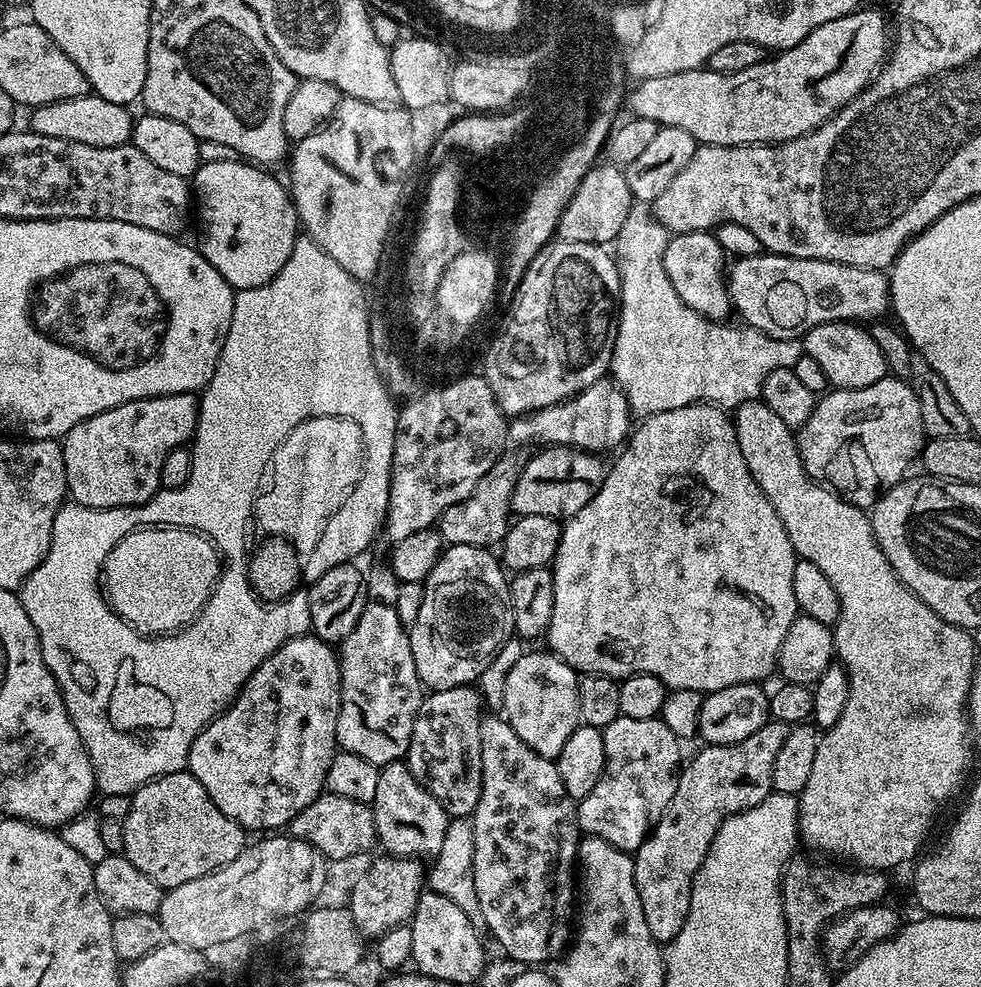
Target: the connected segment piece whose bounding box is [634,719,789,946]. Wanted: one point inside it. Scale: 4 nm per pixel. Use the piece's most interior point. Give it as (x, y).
(722, 780)

